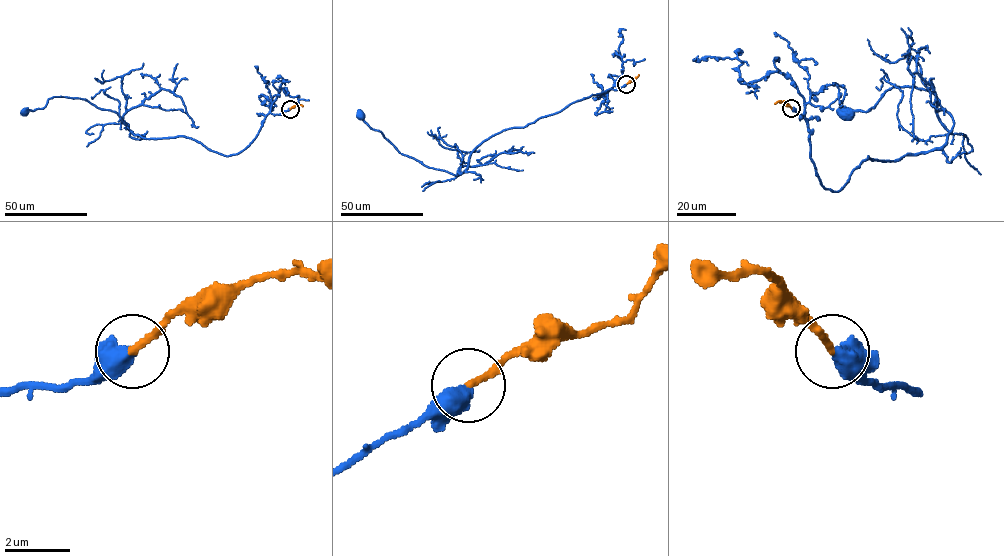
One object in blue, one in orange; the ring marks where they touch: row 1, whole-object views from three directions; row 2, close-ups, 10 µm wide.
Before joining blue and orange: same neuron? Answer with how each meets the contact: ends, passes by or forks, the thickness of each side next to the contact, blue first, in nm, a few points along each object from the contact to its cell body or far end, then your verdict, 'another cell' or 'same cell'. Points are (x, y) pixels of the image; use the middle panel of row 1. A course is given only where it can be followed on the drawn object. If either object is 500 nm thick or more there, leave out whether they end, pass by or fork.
600/200 nm | blue via (625, 84), (569, 104), (524, 127), (492, 135), (471, 153), (467, 167), (458, 175), (401, 154), (361, 114) | orange via (625, 84), (638, 74) | same cell

